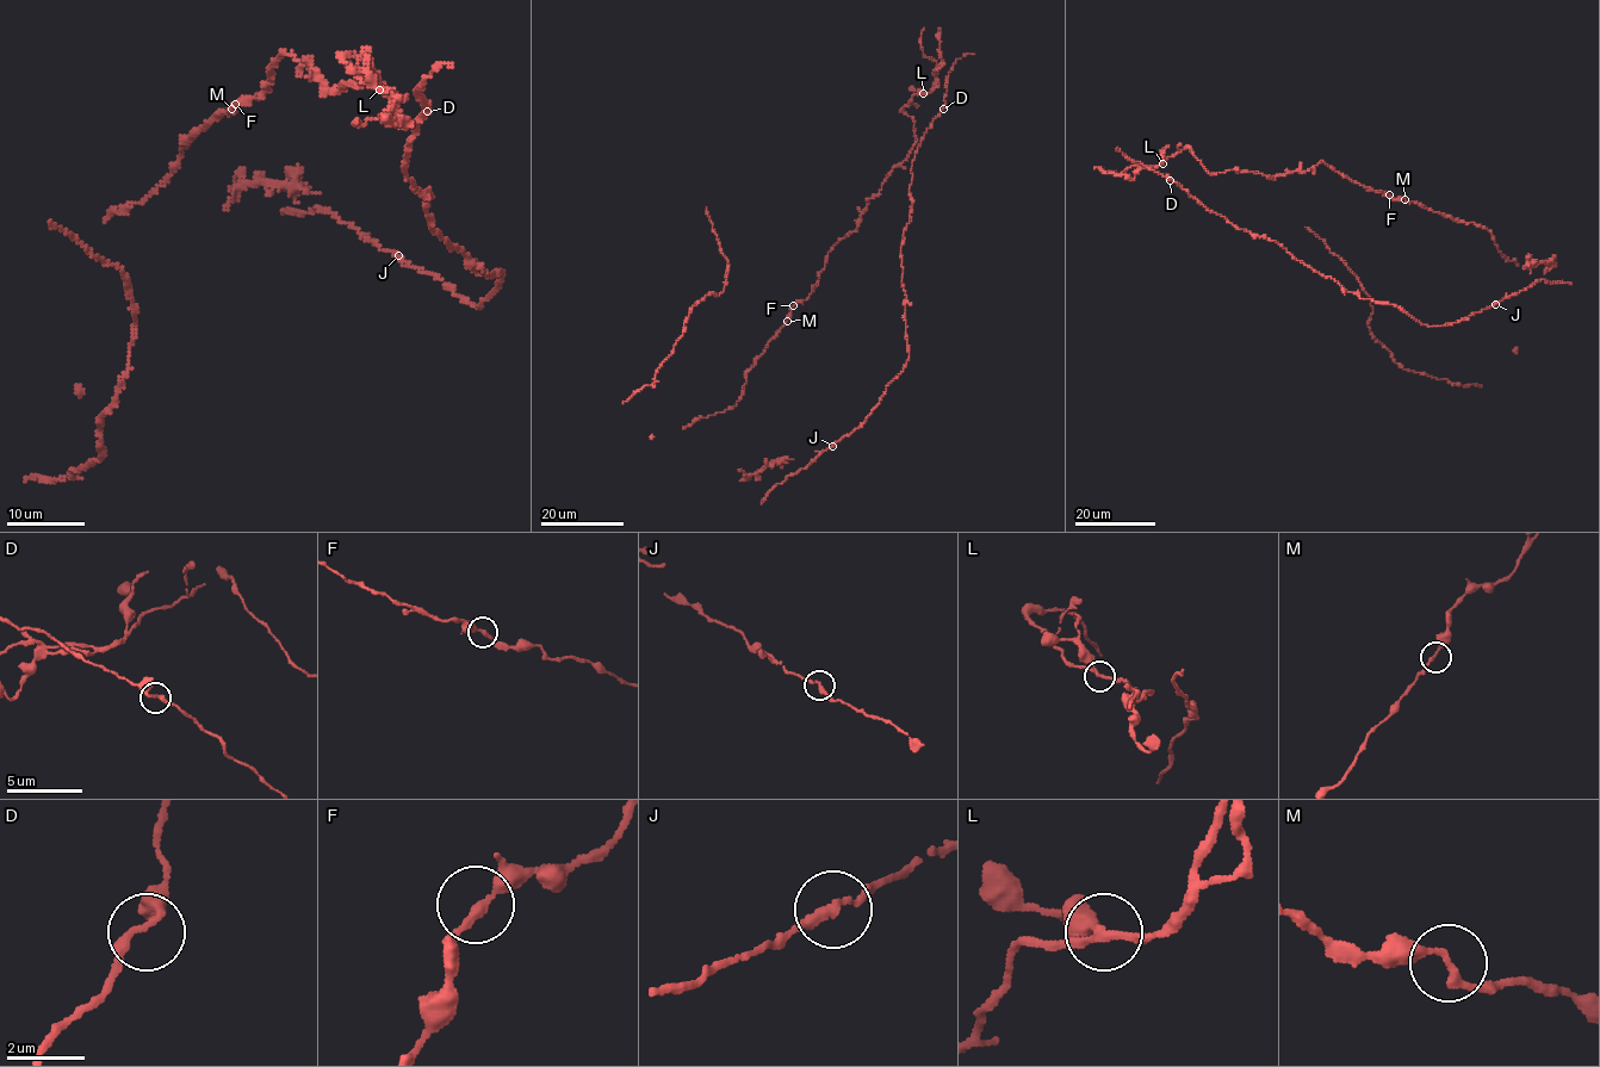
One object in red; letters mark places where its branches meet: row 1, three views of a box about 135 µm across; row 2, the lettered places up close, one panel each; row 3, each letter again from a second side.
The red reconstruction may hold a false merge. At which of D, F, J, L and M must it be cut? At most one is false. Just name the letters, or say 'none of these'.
L

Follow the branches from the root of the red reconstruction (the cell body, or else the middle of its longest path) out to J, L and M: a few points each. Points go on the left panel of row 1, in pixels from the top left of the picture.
J: (354, 70), (428, 105), (405, 177), (430, 196), (435, 233), (502, 280), (476, 306), (397, 255)
L: (354, 70), (361, 82), (374, 85), (378, 88)
M: (354, 70), (343, 56), (366, 59), (388, 91), (327, 90), (284, 53), (259, 98), (231, 109)

